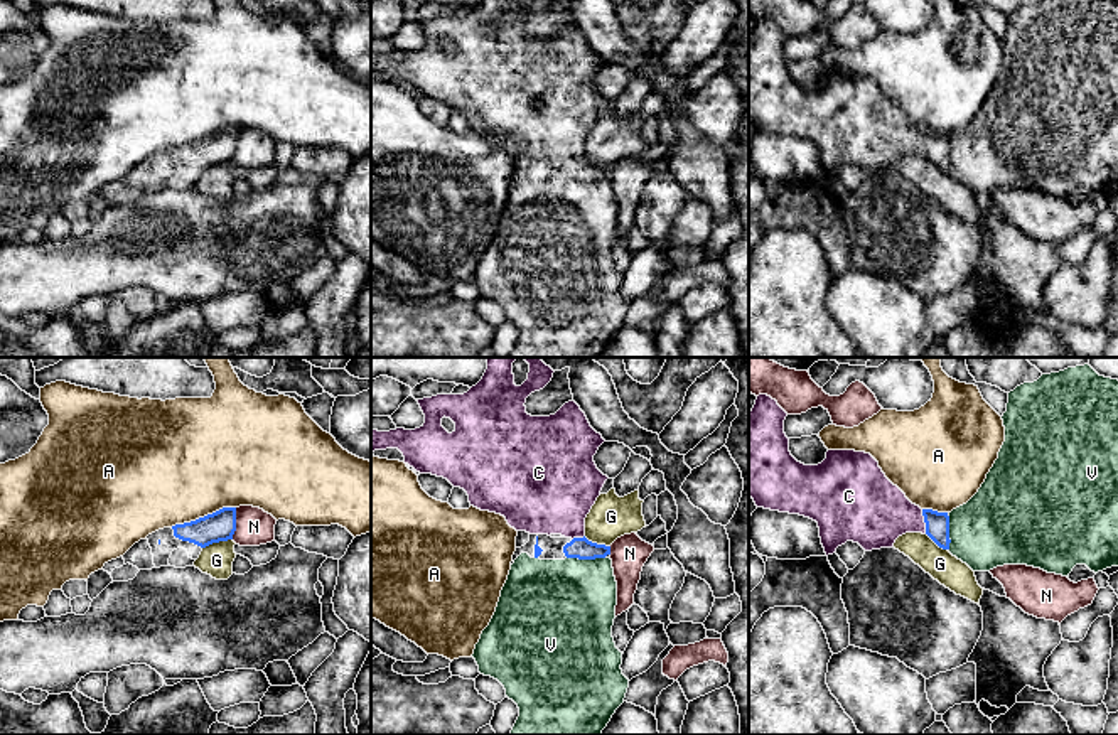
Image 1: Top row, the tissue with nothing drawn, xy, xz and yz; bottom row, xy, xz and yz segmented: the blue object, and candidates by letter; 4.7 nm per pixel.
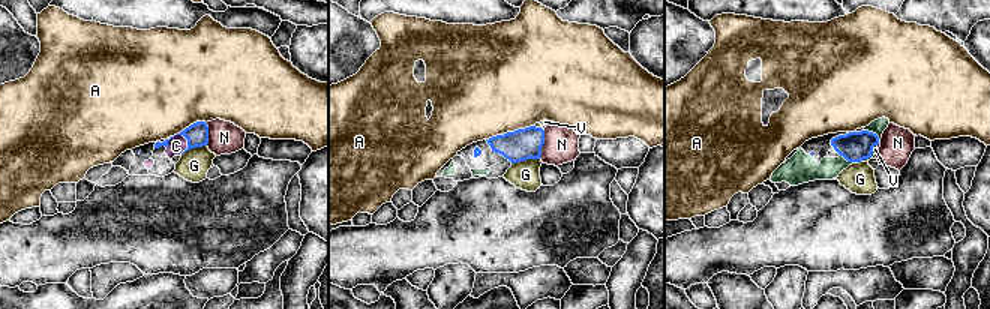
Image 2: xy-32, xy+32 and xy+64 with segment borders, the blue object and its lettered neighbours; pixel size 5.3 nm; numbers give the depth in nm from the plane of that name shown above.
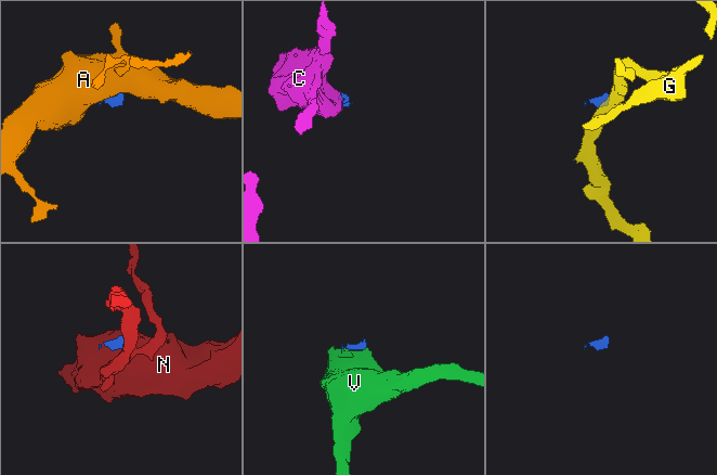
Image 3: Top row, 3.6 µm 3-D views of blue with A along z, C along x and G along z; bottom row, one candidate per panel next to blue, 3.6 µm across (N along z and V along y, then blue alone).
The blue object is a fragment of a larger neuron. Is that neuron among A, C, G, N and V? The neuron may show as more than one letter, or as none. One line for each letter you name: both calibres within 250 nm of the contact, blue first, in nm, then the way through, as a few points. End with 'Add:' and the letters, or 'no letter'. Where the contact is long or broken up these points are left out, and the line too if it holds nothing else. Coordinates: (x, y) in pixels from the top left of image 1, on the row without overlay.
C: Thickness 110 nm (blue) against 320 nm. Path across: yz (936, 145), (924, 144), (874, 135)
V: Thickness 100 nm (blue) against 460 nm
Add: C, V

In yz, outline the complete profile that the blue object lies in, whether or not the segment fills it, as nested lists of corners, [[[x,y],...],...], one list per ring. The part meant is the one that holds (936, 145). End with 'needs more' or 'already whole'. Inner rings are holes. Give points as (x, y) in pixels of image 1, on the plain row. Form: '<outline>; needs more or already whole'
[[[1039,0],[1034,5],[1024,5],[1008,15],[1007,34],[1003,35],[1005,64],[998,74],[998,81],[986,96],[978,115],[963,128],[948,135],[921,131],[912,126],[906,116],[894,108],[879,84],[865,74],[855,72],[828,72],[826,81],[818,88],[804,88],[789,74],[789,61],[784,56],[784,42],[787,35],[767,17],[759,17],[752,34],[749,35],[749,118],[757,130],[799,137],[818,145],[821,167],[826,179],[833,177],[838,169],[847,164],[858,165],[865,174],[892,170],[895,162],[906,155],[927,157],[939,170],[948,172],[953,179],[966,185],[973,194],[990,194],[1003,187],[1027,187],[1040,190],[1047,196],[1069,199],[1076,187],[1086,187],[1098,196],[1111,189],[1118,189],[1118,2],[1111,0]]]; needs more

